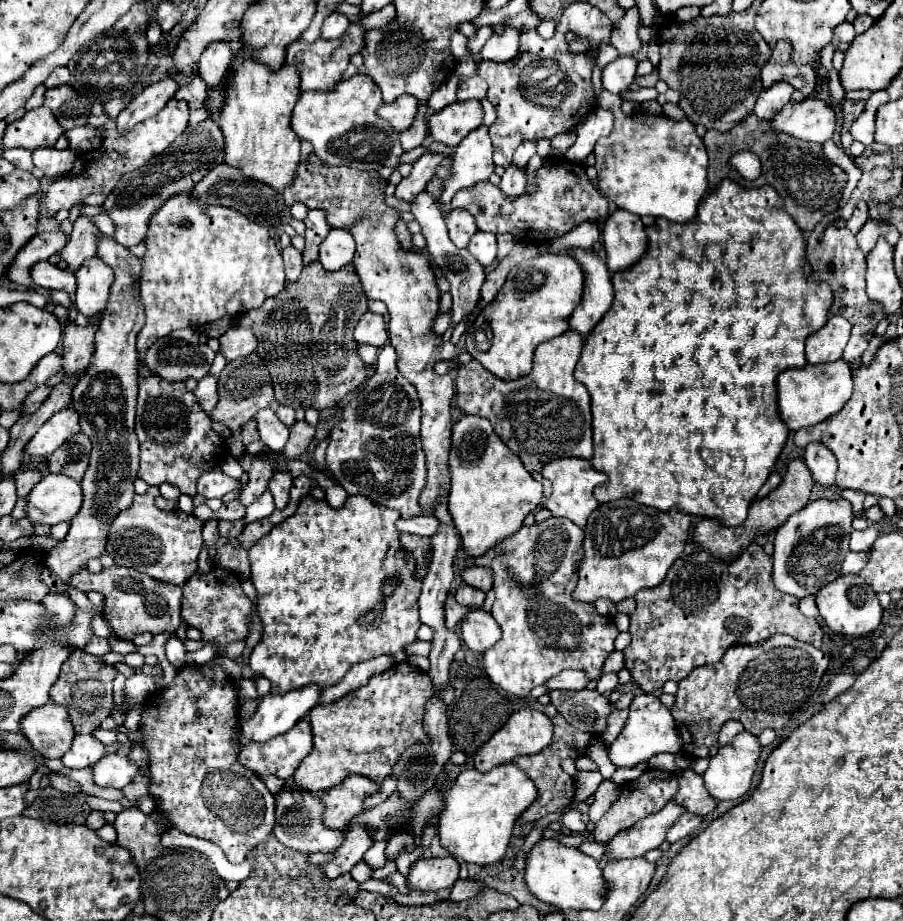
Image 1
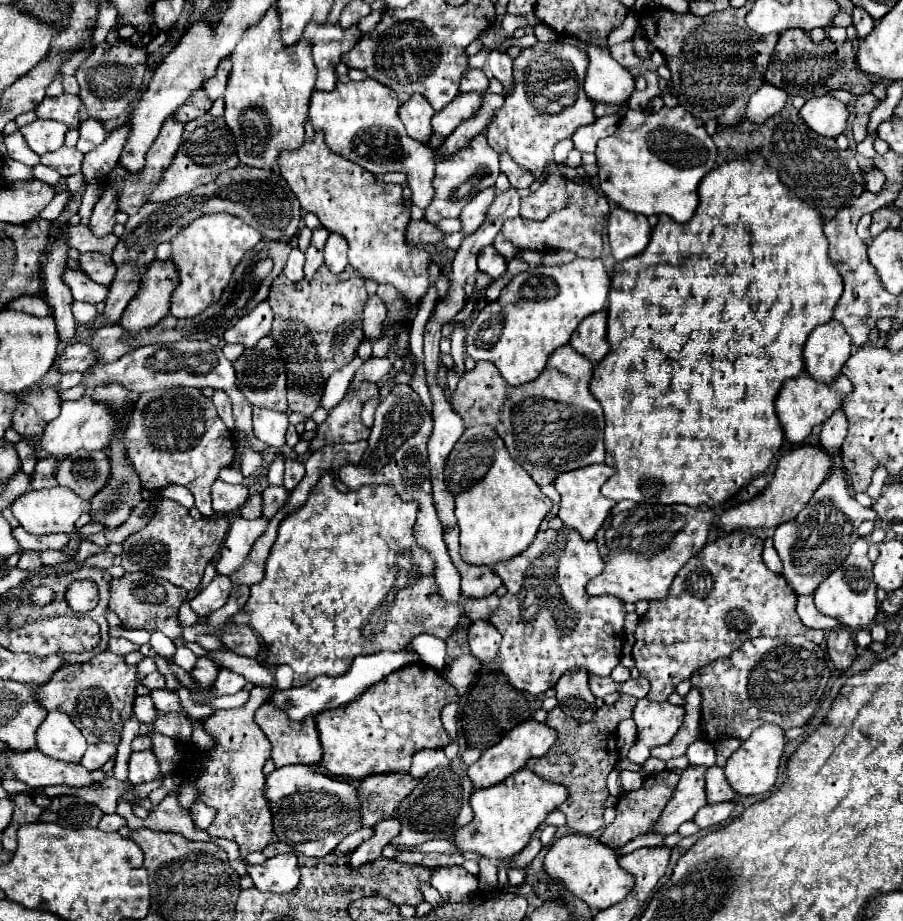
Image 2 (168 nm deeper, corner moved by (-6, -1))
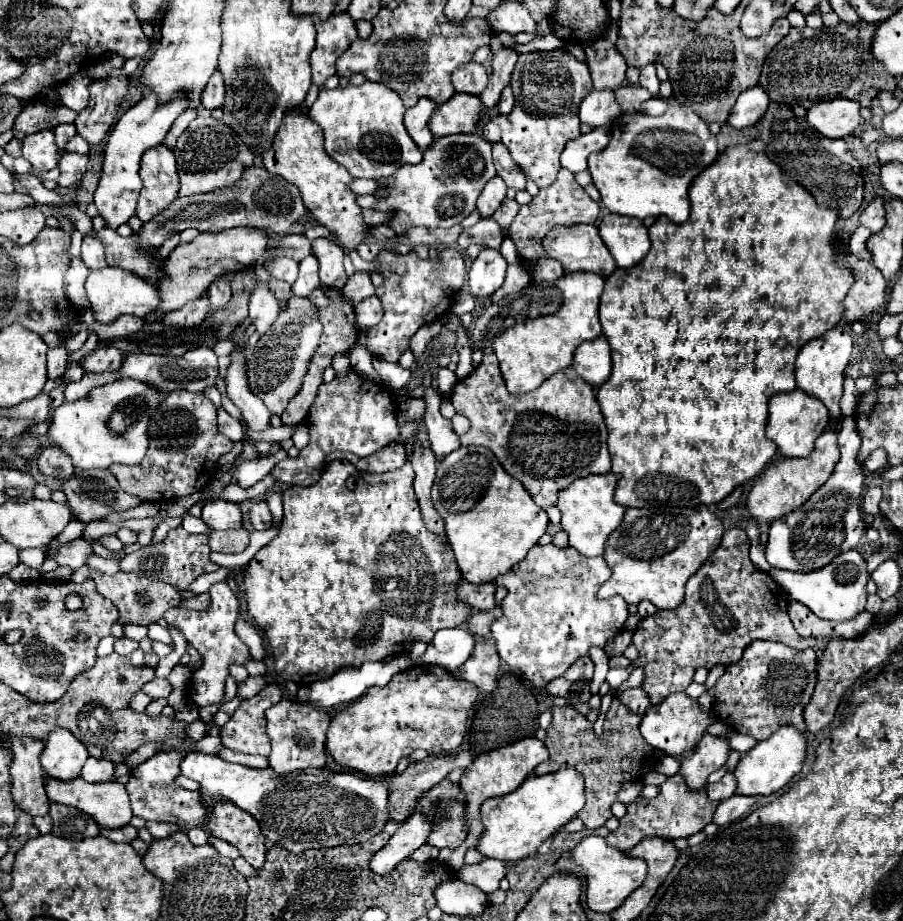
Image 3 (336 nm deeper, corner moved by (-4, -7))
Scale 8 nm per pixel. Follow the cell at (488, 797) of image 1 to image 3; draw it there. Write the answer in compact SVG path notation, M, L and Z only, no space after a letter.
M565 767L541 777L531 775L517 791L505 797L489 799L481 805L485 833L479 839L477 849L485 857L499 861L525 859L537 853L537 849L565 823L569 823L583 809L583 805L585 805L585 785L577 769Z

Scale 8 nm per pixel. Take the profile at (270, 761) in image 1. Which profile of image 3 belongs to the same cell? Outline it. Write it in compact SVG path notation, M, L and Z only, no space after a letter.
M283 699L281 703L273 705L265 711L267 717L267 733L271 739L271 755L269 763L275 773L291 773L301 771L307 767L325 767L327 753L325 753L325 733L329 727L329 715L323 711L315 711L311 705Z

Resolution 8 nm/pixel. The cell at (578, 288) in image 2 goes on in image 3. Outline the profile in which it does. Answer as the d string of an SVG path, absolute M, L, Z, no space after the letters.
M589 271L565 273L553 283L529 285L521 293L491 305L477 317L469 341L475 349L495 349L503 379L511 393L535 391L545 379L571 367L573 353L583 341L601 337L599 299L603 285L605 279Z

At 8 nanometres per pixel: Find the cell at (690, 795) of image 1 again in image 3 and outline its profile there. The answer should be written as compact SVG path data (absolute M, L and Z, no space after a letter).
M725 773L721 777L721 781L707 785L707 795L713 801L723 801L723 799L729 799L735 793L735 787L737 787L735 775L733 773Z

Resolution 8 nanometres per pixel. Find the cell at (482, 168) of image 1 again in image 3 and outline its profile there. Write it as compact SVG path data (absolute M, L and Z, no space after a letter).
M477 133L439 137L425 149L421 163L403 165L393 177L377 181L379 189L373 193L373 197L377 197L375 211L393 213L387 225L399 233L399 237L405 237L407 231L417 225L427 229L453 227L475 209L481 189L491 177L495 177L495 167L491 143L485 141L485 137Z

